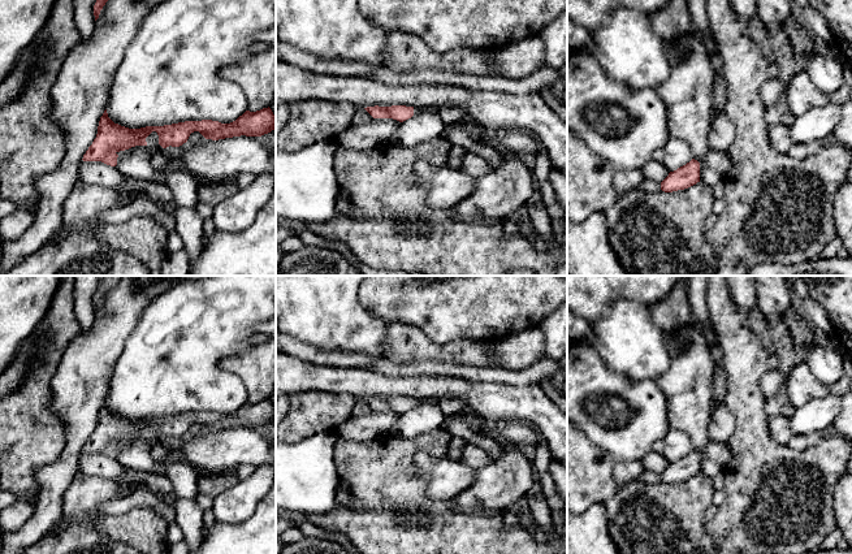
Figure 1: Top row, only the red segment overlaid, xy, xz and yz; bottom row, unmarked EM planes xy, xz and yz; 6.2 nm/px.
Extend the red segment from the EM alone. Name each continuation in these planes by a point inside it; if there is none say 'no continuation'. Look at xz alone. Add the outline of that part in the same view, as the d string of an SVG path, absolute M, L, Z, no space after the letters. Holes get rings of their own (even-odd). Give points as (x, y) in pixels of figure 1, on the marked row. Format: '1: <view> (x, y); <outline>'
no continuation

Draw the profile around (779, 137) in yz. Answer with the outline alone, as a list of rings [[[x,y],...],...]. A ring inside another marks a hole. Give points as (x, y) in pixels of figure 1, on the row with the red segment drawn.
[[[782,122],[769,126],[769,140],[771,147],[783,155],[790,152],[793,143],[790,135],[790,127]]]

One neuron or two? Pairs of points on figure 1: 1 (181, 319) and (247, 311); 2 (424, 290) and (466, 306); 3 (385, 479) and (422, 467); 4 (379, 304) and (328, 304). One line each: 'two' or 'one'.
1: one
2: one
3: two
4: two

